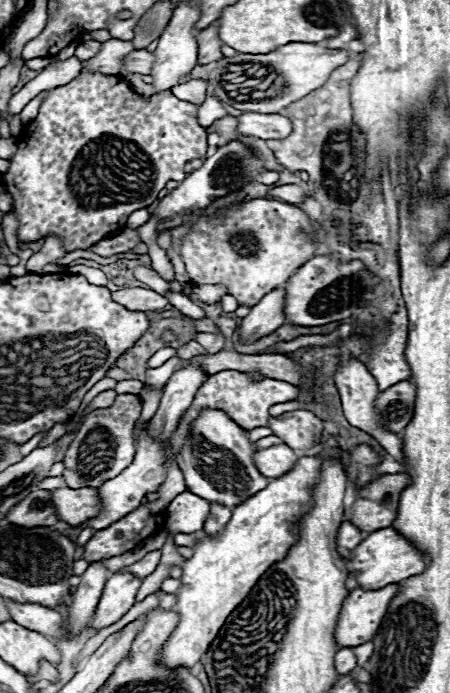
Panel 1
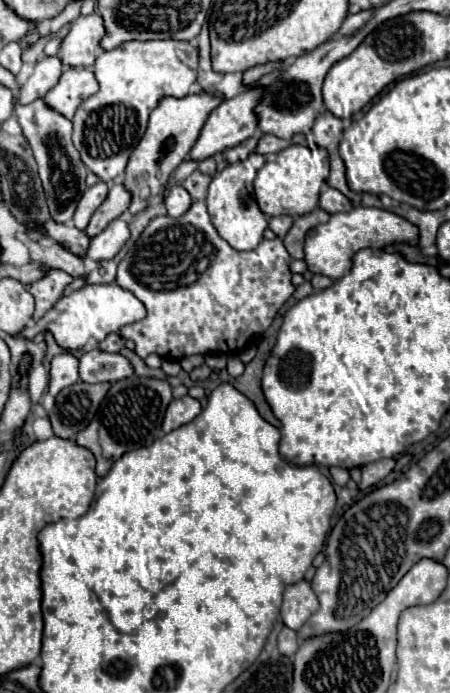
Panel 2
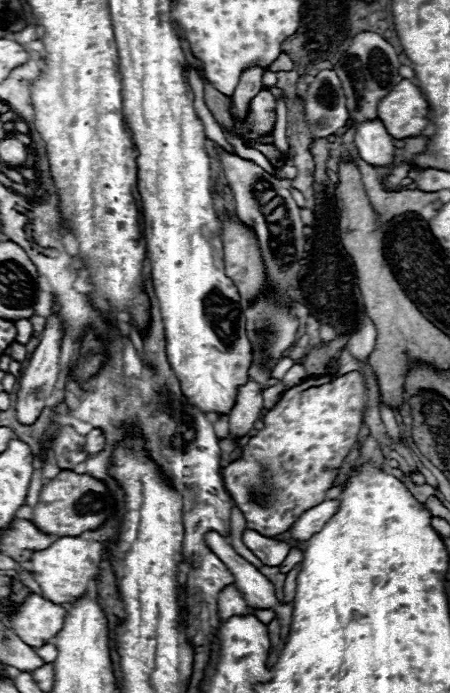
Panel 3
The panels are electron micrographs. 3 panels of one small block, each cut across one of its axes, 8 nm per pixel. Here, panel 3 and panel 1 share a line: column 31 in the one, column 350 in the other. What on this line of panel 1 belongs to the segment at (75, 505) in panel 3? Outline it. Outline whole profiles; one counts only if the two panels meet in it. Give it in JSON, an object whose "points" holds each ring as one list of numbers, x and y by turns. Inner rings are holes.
{"points":[[384,474,358,490,352,506,350,522,362,532,374,532,392,526,398,516,398,502,404,488,410,484,408,474]]}

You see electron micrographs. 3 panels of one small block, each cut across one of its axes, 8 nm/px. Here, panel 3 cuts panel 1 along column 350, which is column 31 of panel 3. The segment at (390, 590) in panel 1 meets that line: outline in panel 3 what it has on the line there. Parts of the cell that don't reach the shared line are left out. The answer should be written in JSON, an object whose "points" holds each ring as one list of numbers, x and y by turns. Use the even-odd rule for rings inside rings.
{"points":[[30,592,22,606,8,614,8,626,32,648,44,646,64,626,66,610,40,594]]}

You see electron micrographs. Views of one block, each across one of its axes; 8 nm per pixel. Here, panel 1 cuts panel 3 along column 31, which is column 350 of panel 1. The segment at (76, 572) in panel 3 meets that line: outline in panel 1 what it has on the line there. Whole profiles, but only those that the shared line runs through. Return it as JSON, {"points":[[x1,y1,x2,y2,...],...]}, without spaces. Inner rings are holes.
{"points":[[382,528,382,530,370,532,356,546,348,564,350,564,350,572,356,572,356,576,358,576,358,586,362,586,366,590,376,590,376,588,384,588,388,584,402,582,410,576,422,574,428,568,430,558,426,554,422,554,408,538,398,534,394,528]]}

